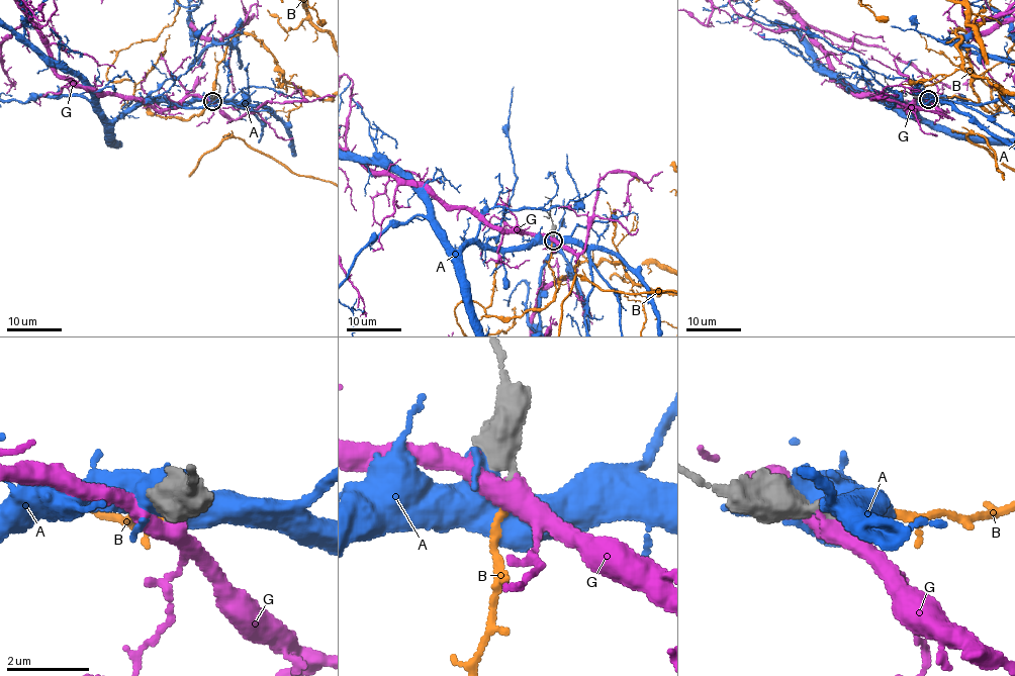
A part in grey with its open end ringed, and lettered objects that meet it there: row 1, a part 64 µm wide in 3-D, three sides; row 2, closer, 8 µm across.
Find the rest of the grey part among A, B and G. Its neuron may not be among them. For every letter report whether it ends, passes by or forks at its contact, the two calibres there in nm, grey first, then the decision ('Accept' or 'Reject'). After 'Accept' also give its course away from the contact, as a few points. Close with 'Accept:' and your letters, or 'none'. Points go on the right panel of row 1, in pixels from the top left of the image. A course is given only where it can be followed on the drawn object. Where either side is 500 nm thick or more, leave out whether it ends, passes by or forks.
A: Thickness 650 nm (grey) against 440 nm. Reject
B: It ends there. Thickness 240 nm (grey) against 160 nm. Accept
G: It passes by. Thickness 460 nm (grey) against 360 nm. Reject
Accept: B

